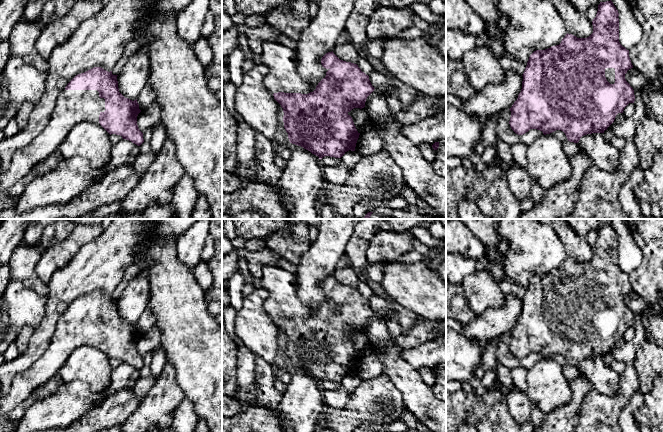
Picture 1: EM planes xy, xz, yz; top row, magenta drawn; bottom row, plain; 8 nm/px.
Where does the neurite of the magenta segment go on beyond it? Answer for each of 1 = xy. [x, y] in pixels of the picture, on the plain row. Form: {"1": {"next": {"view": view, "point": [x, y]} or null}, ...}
{"1": {"next": {"view": "xy", "point": [72, 331]}}}

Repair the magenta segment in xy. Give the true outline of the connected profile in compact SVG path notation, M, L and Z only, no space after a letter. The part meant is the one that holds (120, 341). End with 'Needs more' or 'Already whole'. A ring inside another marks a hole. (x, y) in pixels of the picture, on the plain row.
M94 291L76 299L67 308L56 324L46 351L28 369L14 377L7 394L0 393L0 418L8 419L13 409L24 402L36 388L57 375L69 356L79 347L89 346L101 350L110 359L120 359L138 370L144 366L143 357L137 349L137 340L141 336L137 323L132 325L119 316L117 300L112 295Z. Needs more

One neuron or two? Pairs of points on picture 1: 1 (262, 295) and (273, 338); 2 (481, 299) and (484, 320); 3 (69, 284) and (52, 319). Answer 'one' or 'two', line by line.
1: one
2: two
3: one

